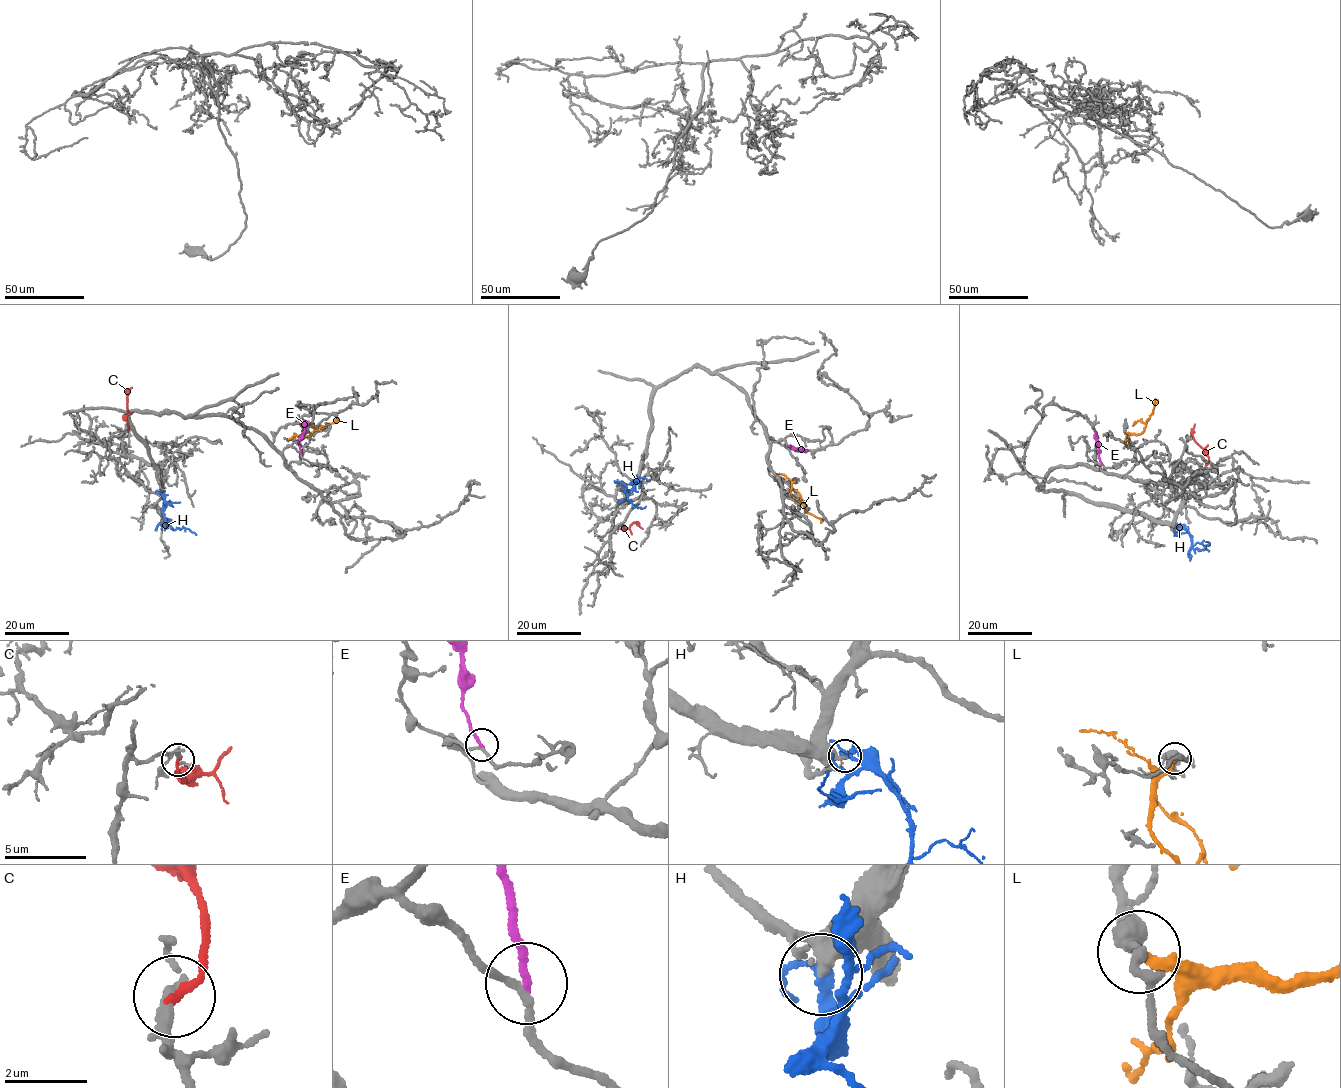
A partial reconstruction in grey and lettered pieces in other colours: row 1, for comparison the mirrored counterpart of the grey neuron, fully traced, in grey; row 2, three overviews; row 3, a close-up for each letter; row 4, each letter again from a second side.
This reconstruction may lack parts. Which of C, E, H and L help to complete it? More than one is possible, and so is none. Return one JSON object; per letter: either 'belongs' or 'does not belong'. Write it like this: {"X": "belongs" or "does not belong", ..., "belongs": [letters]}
{"C": "does not belong", "E": "does not belong", "H": "does not belong", "L": "does not belong", "belongs": []}

